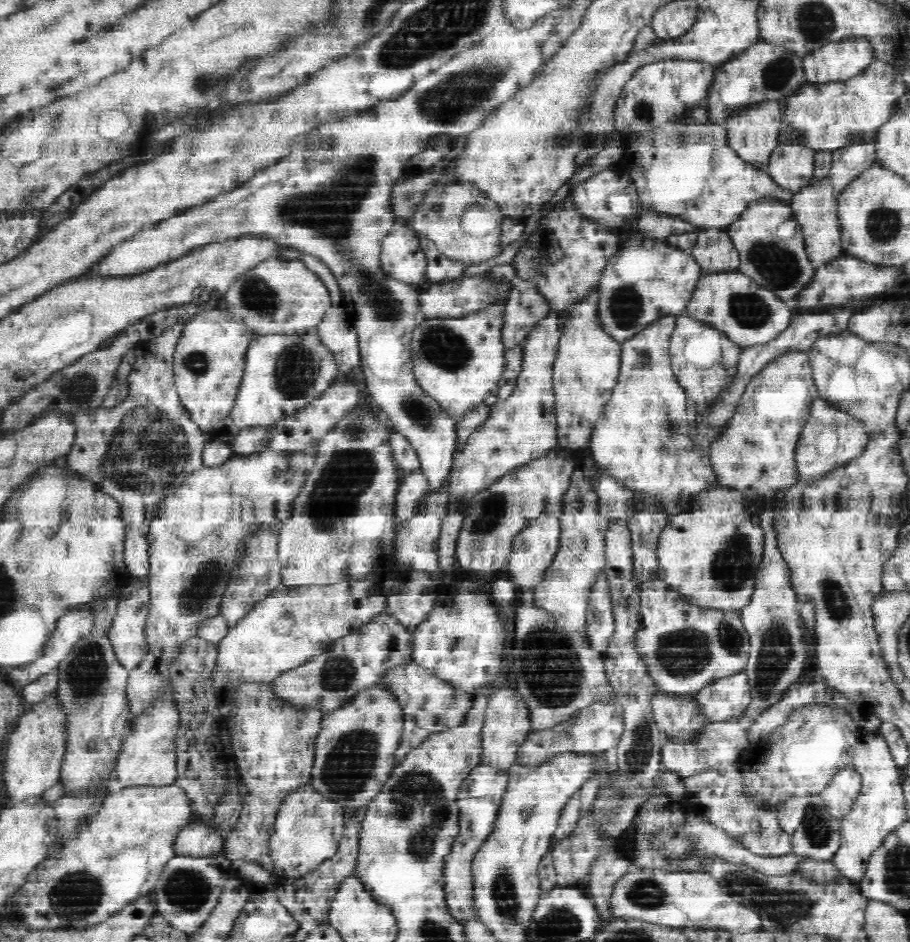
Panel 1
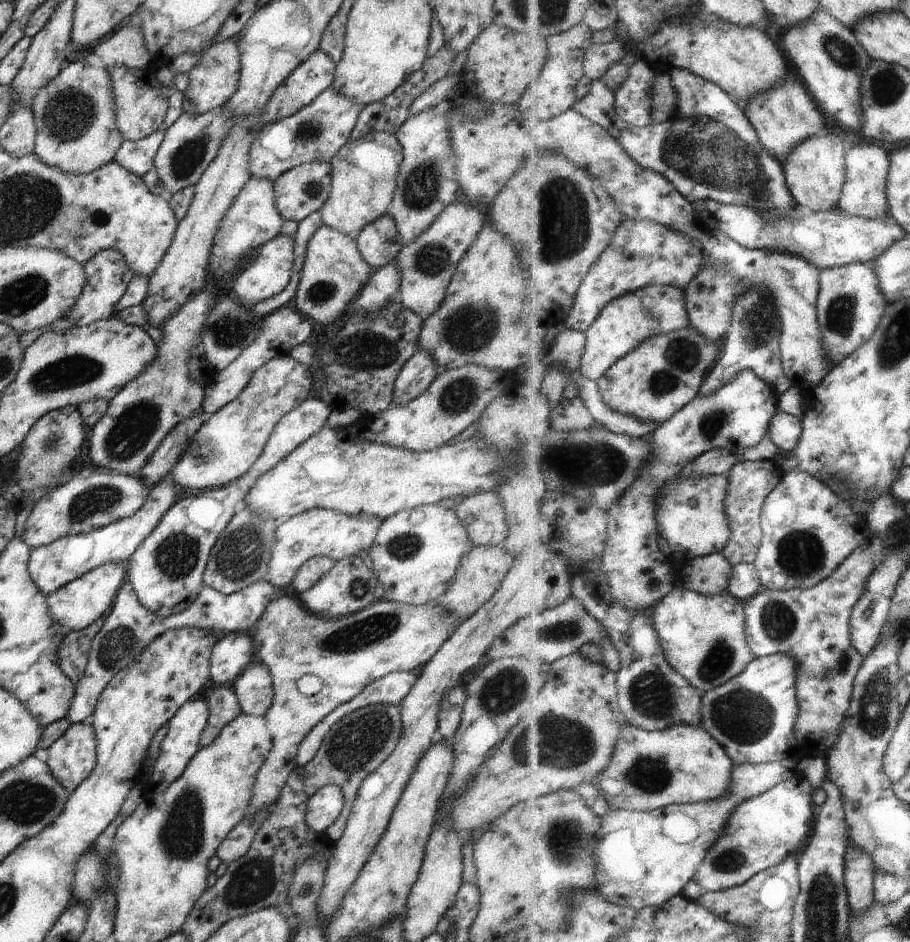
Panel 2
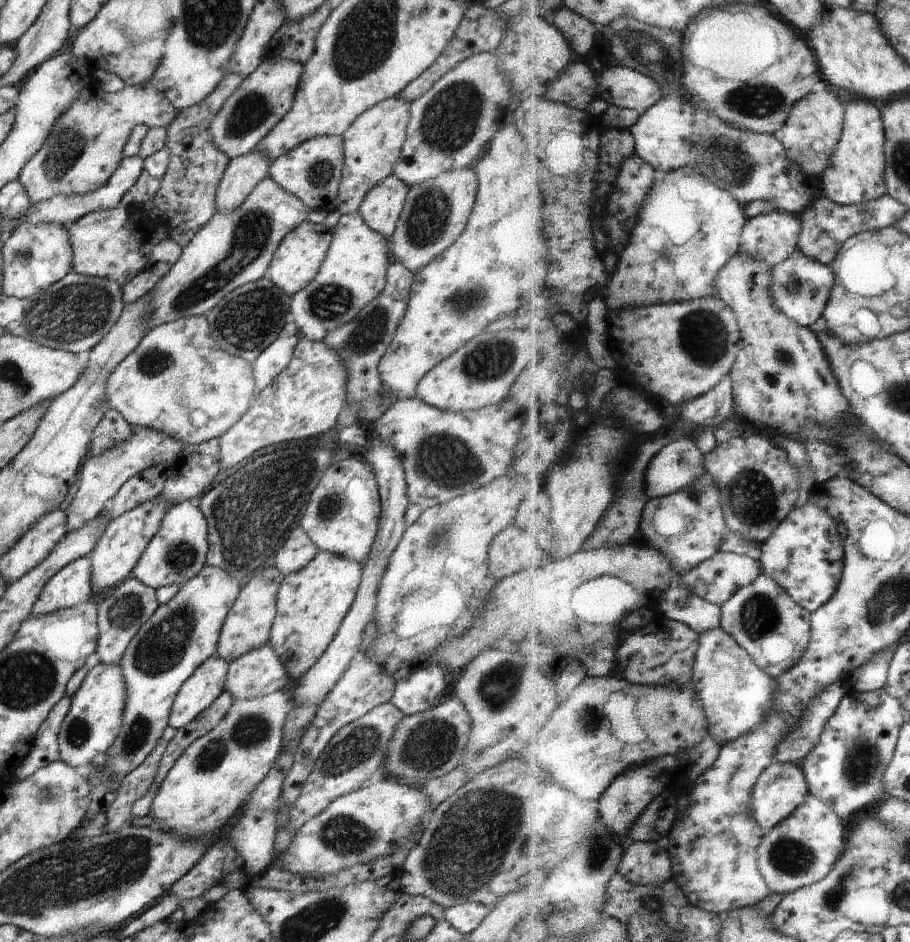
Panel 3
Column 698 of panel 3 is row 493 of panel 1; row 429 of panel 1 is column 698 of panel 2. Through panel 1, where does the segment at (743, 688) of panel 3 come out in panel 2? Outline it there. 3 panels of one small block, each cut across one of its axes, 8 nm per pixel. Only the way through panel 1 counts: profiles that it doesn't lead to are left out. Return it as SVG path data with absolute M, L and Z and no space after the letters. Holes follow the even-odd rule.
M679 582L672 594L669 594L651 611L653 627L656 628L665 657L675 671L679 671L699 692L707 693L725 685L729 680L742 674L756 655L748 642L748 618L745 602L737 599L728 592L707 597L687 589L683 582Z

